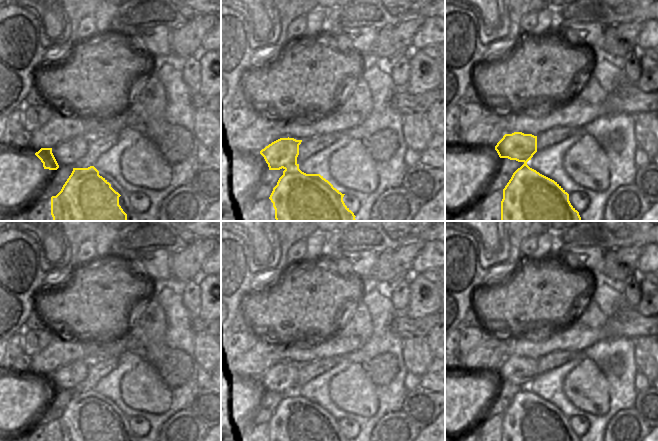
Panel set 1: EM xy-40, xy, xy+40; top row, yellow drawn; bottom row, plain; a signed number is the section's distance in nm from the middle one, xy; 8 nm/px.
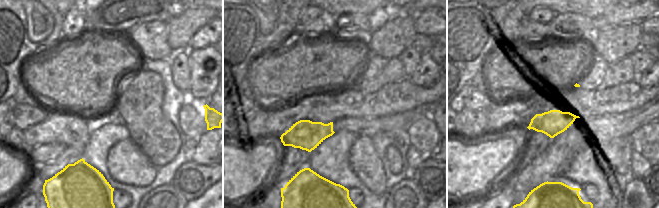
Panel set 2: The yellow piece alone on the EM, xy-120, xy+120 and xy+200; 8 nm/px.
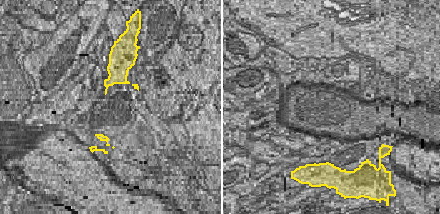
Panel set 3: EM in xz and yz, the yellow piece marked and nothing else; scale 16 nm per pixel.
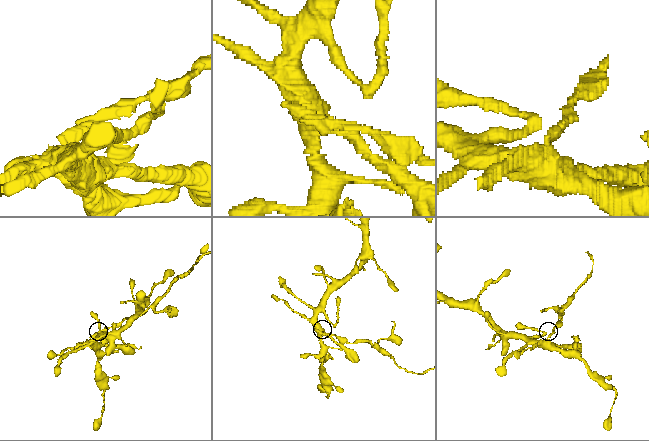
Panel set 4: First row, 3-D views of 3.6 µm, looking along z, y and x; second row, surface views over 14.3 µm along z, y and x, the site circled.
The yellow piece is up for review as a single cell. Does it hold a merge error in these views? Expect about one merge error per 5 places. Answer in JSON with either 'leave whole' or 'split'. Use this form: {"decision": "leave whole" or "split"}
{"decision": "split"}

